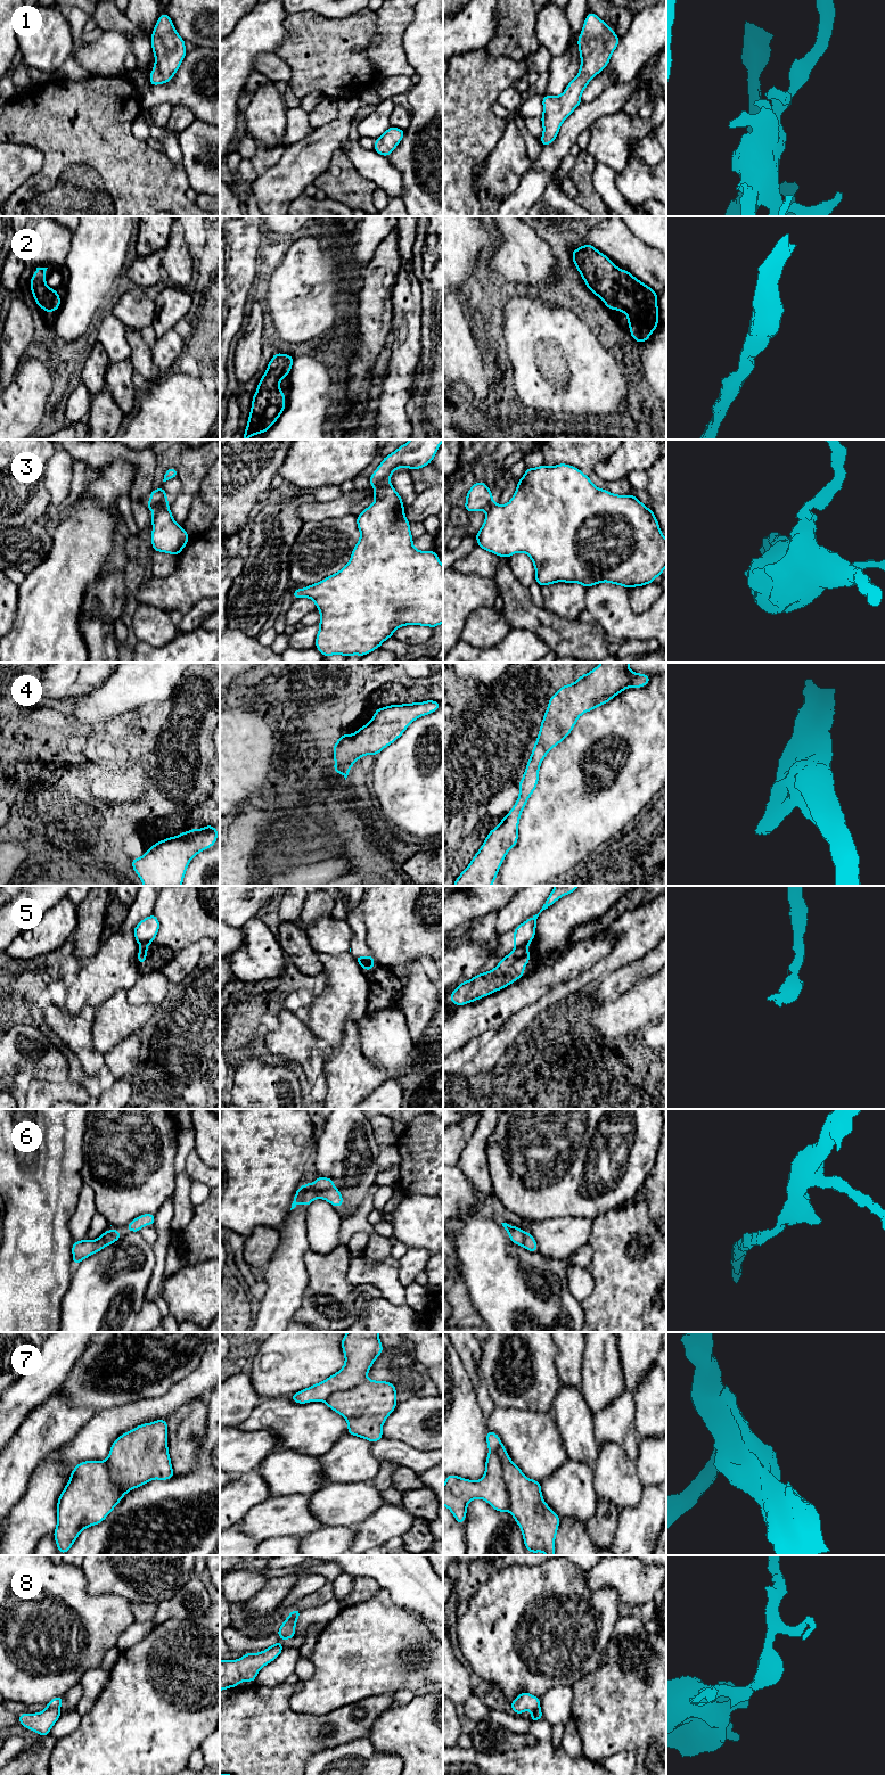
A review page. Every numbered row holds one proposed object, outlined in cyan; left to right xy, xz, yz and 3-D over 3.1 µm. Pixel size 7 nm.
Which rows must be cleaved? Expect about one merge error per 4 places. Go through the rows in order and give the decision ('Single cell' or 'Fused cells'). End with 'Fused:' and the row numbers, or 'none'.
1: Single cell
2: Single cell
3: Fused cells
4: Single cell
5: Fused cells
6: Single cell
7: Fused cells
8: Fused cells
Fused: 3, 5, 7, 8

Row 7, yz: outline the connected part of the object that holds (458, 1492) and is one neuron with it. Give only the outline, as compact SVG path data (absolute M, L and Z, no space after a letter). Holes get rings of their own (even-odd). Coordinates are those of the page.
M493 1451L487 1454L482 1479L473 1481L454 1474L445 1477L443 1505L452 1512L461 1526L466 1519L467 1504L476 1498L484 1499L498 1512L509 1511L509 1495L503 1480L502 1463Z

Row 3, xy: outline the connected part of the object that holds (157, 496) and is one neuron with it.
M161 486L158 490L150 492L150 500L146 503L146 507L153 511L157 507L162 507L166 503L169 503L169 500L166 499L166 492Z

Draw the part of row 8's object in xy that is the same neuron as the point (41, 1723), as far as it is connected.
M47 1707L43 1711L36 1714L24 1712L19 1715L18 1721L28 1729L36 1732L40 1736L47 1736L54 1726L54 1724L59 1719L60 1711Z

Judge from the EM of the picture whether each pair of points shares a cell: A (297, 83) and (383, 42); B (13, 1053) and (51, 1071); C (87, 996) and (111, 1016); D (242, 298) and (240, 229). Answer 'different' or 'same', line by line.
A: different
B: same
C: different
D: same

